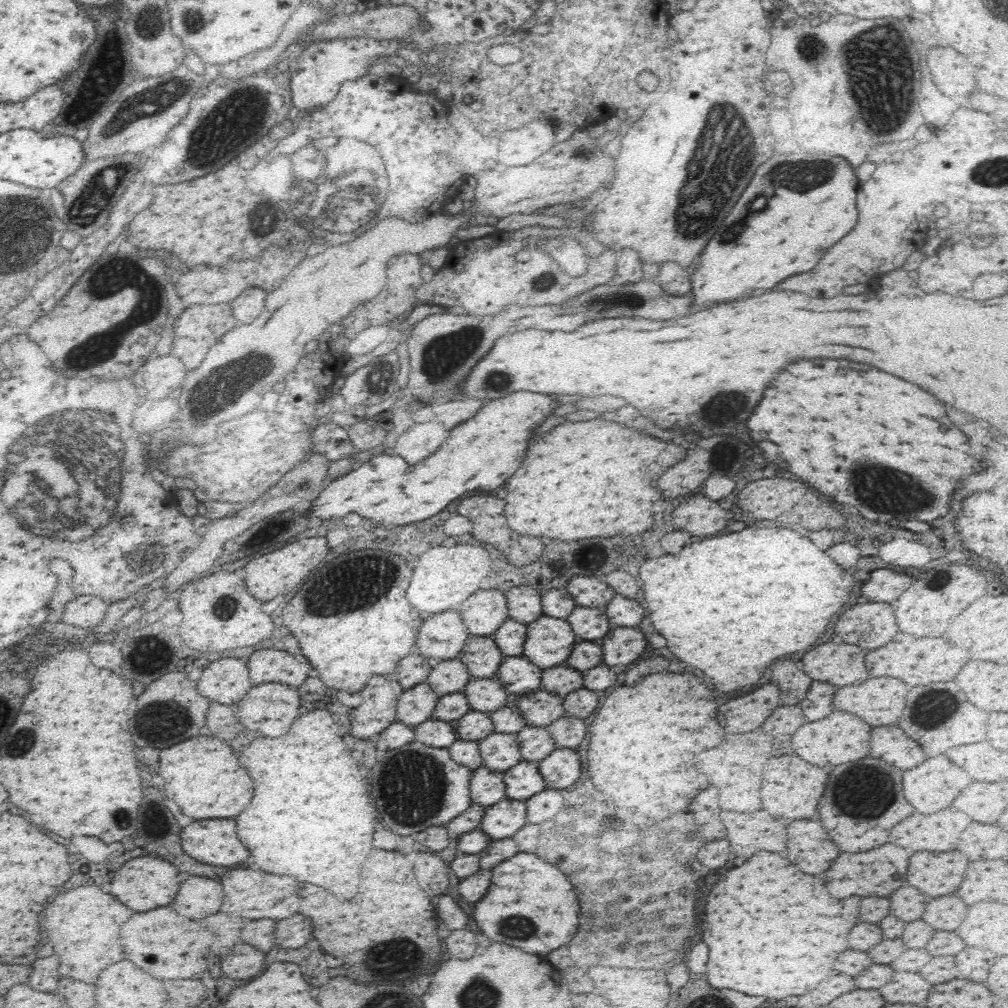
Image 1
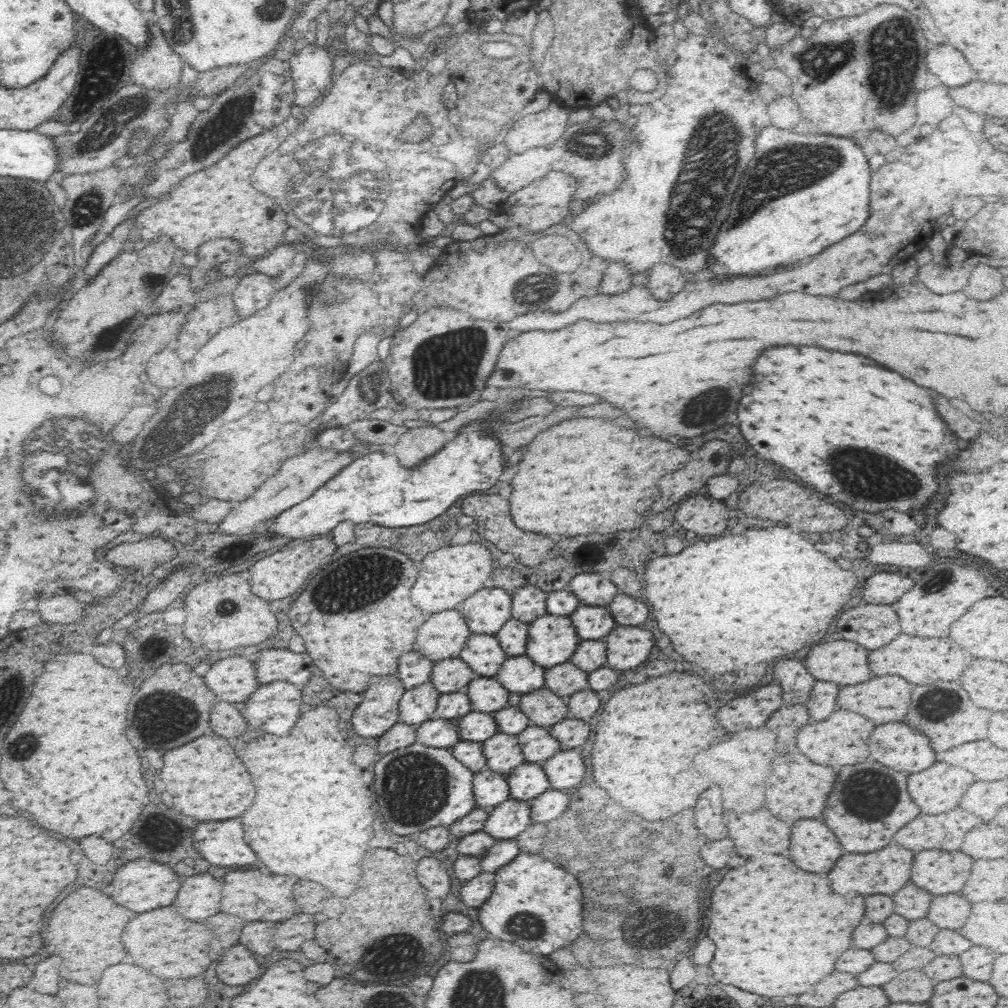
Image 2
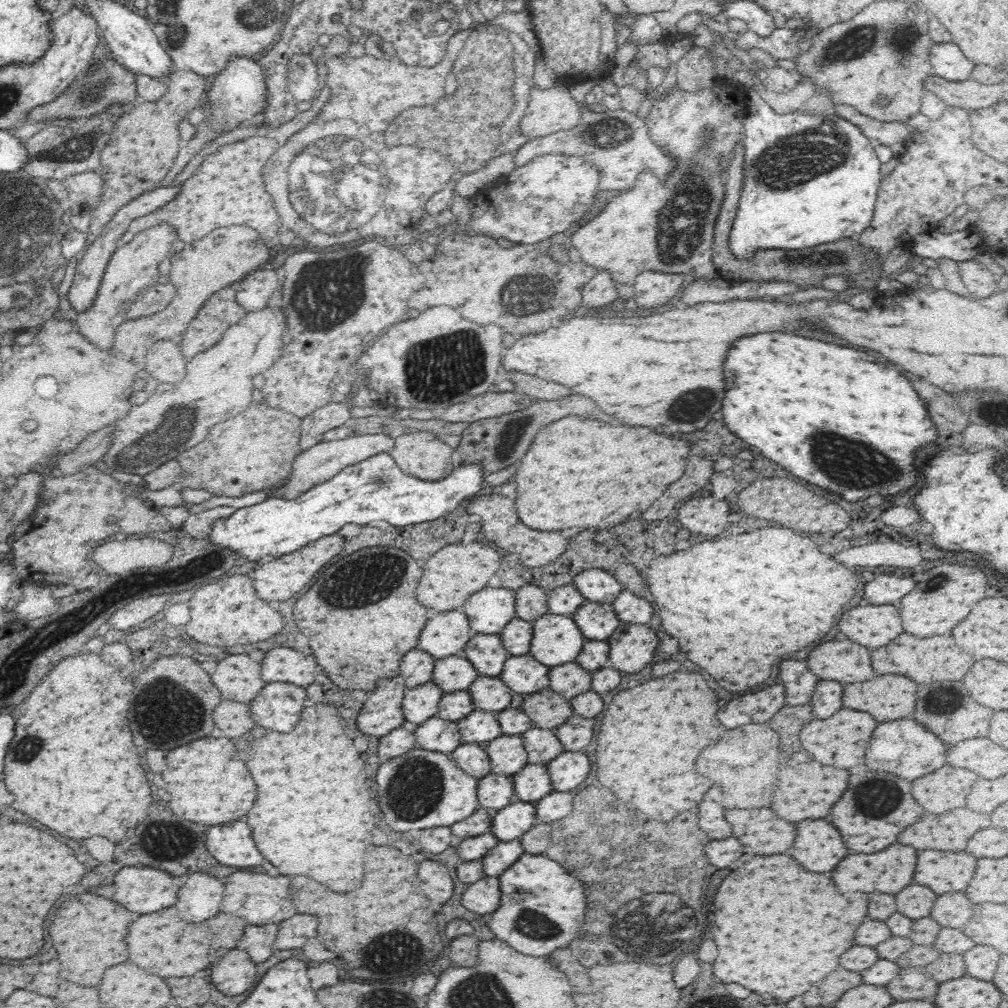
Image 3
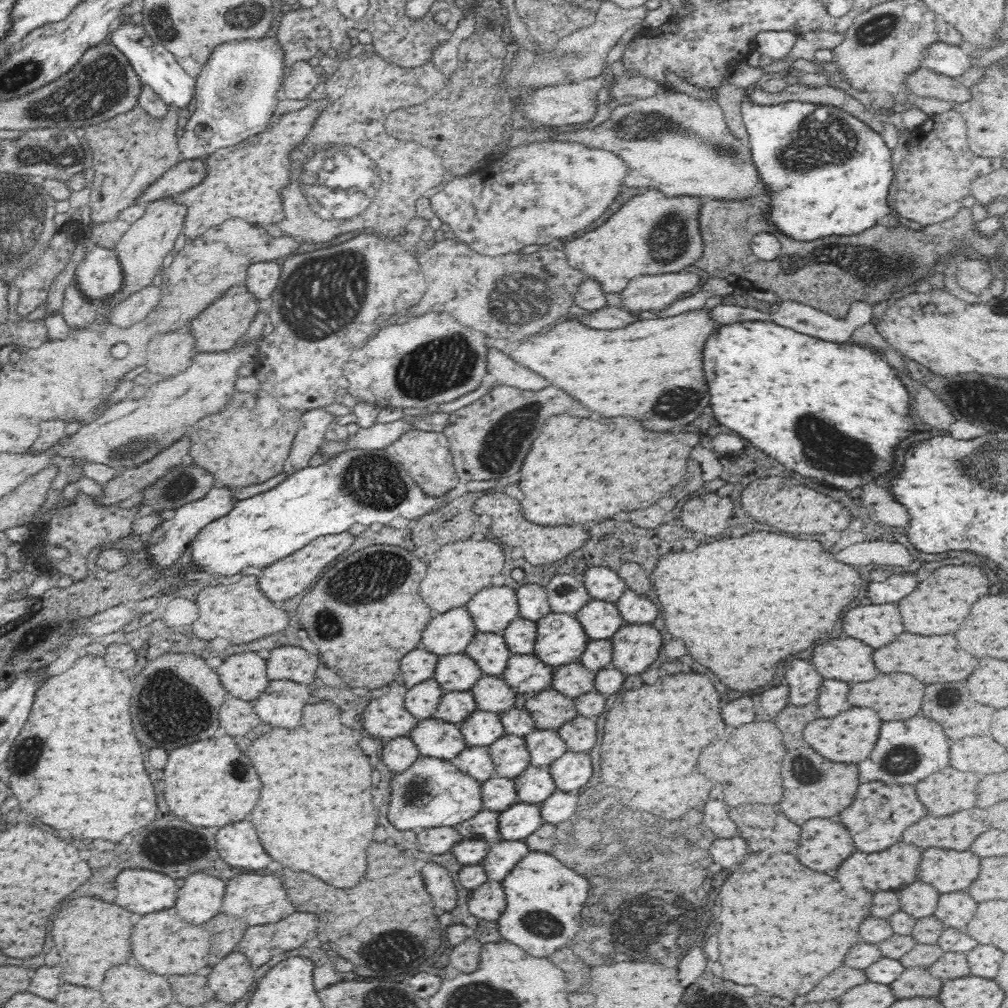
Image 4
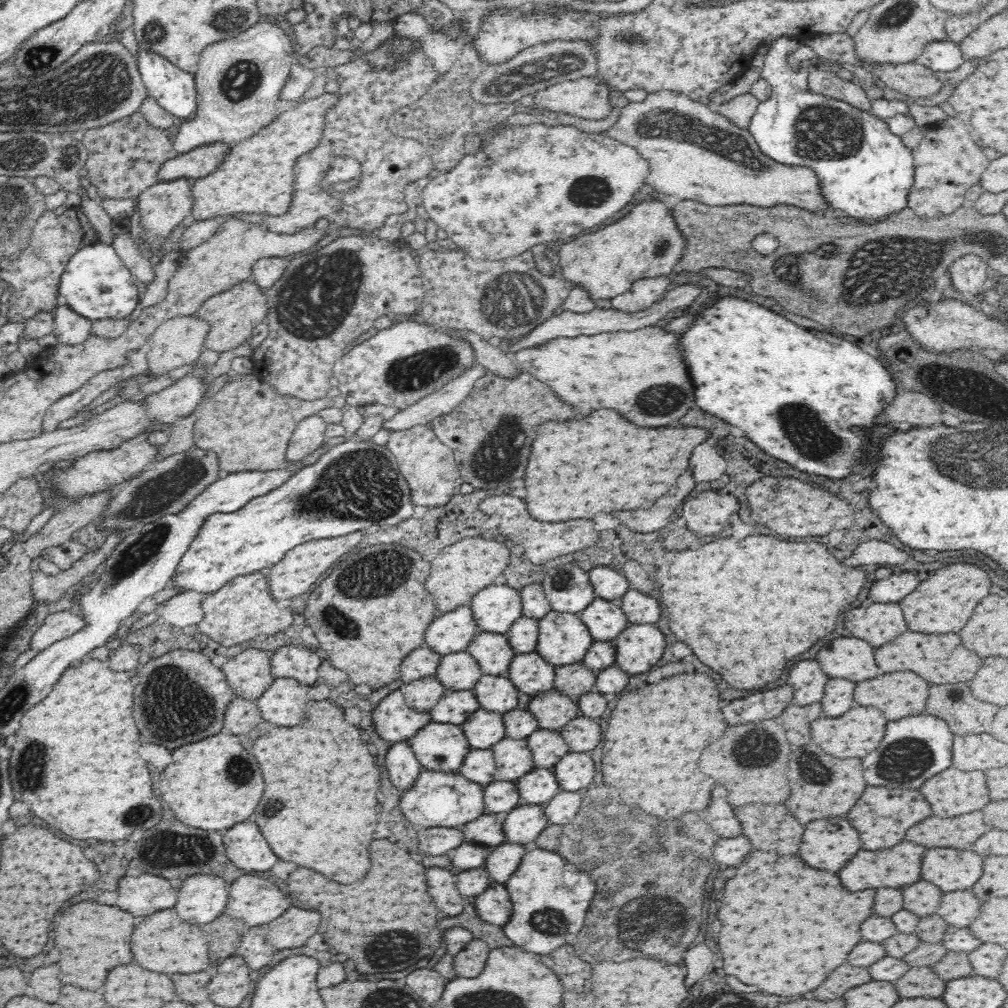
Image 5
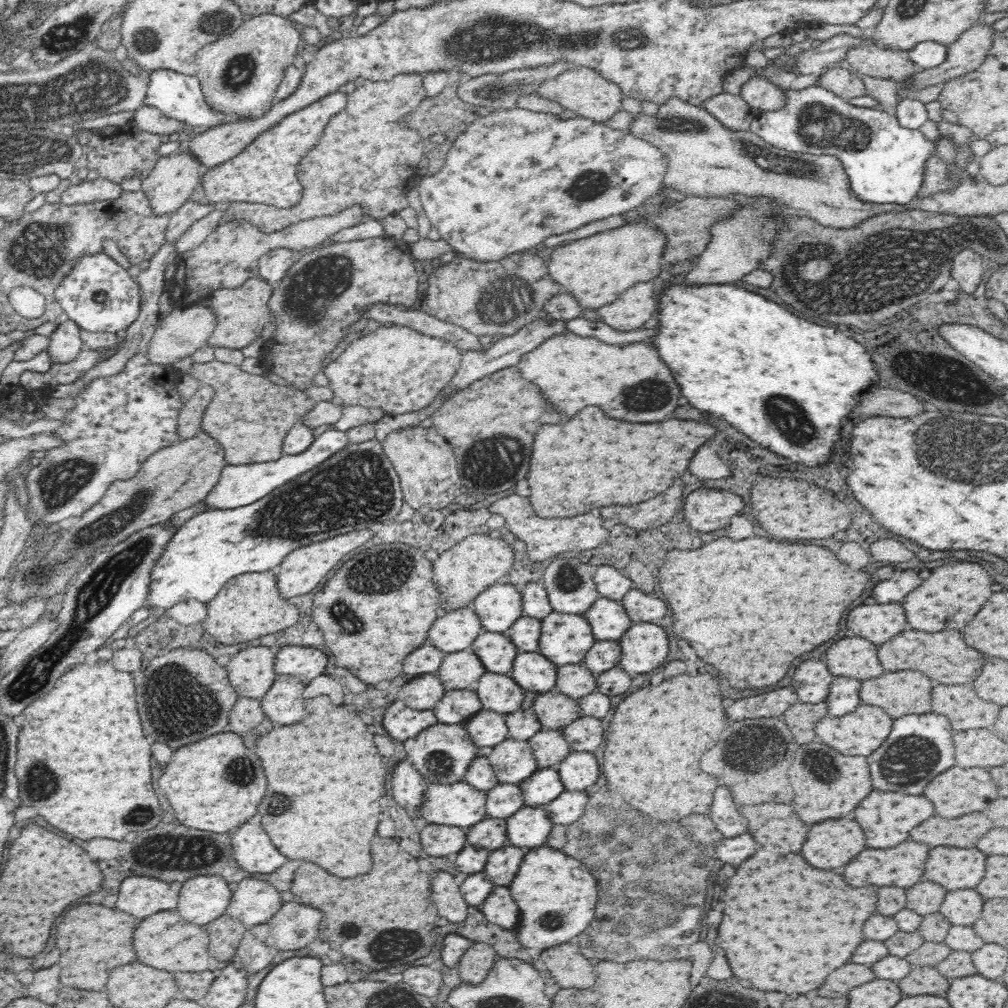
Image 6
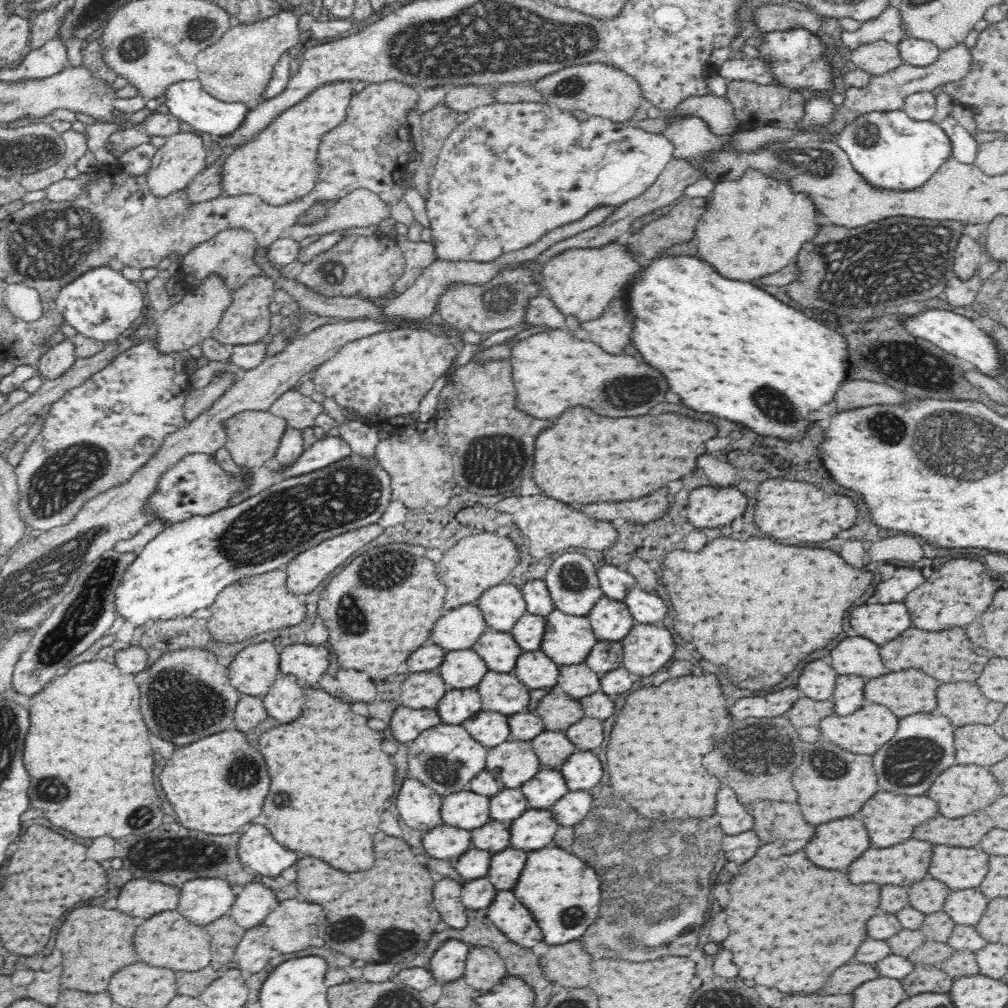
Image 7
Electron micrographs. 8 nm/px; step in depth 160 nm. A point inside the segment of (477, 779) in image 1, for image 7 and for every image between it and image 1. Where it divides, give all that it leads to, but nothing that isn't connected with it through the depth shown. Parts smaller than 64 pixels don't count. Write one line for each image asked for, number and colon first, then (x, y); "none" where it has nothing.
2: (490, 788)
3: (495, 791)
4: (499, 793)
5: (499, 796)
6: (503, 800)
7: (509, 803)

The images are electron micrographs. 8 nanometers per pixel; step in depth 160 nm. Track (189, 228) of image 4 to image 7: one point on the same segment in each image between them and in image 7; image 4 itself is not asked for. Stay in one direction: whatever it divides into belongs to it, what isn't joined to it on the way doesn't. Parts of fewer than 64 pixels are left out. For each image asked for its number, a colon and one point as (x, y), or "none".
5: (257, 175)
6: (264, 173)
7: (279, 165)

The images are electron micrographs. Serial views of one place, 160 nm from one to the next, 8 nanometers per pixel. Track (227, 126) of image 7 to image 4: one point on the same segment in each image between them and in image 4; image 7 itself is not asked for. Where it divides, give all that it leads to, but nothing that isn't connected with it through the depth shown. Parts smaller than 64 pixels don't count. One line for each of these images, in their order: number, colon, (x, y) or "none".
4: (156, 67)
5: (175, 90)
6: (178, 96)

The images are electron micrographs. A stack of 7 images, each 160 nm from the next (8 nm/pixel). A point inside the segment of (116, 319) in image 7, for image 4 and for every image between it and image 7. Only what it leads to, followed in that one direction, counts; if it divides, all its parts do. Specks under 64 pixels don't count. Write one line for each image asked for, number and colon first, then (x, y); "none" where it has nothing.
4: (98, 276)
5: (96, 283)
6: (99, 294)

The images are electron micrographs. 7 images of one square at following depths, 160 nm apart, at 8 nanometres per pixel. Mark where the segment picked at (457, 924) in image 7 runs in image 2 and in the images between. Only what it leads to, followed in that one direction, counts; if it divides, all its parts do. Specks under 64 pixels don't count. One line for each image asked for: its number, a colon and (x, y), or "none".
2: (434, 877)
3: (434, 878)
4: (440, 886)
5: (441, 886)
6: (451, 904)

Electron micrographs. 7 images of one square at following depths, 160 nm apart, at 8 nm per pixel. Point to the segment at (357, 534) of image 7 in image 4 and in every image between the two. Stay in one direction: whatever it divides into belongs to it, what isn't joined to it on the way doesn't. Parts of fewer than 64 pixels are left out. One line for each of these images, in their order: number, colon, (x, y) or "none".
4: (282, 580)
5: (306, 563)
6: (301, 571)

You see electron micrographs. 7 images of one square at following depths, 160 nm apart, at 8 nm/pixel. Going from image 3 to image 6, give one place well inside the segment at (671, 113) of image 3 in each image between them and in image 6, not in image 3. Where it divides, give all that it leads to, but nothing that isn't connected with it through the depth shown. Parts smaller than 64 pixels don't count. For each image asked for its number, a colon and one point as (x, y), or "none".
4: (651, 234)
5: (646, 242)
6: (597, 269)

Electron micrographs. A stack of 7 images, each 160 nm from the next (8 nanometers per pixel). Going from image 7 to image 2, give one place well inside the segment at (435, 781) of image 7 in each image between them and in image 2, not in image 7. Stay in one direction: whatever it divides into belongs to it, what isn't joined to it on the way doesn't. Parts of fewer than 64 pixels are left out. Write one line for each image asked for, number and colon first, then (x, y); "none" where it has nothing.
2: (439, 733)
3: (439, 735)
4: (434, 737)
5: (437, 746)
6: (442, 753)

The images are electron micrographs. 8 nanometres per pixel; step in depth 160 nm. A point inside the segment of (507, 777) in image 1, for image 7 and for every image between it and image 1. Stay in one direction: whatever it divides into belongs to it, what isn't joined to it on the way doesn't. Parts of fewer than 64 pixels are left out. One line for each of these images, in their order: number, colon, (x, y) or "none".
2: (528, 780)
3: (530, 783)
4: (535, 784)
5: (538, 786)
6: (539, 789)
7: (546, 787)

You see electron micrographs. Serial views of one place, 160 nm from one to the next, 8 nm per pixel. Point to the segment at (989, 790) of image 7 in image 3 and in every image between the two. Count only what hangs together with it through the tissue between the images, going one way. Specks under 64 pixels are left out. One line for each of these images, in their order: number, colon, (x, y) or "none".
3: (947, 788)
4: (947, 791)
5: (953, 792)
6: (956, 792)

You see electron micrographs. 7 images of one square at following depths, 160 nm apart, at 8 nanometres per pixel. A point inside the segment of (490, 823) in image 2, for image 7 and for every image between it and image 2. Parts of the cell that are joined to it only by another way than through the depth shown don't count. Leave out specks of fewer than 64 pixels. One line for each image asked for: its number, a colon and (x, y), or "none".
3: (518, 817)
4: (520, 820)
5: (523, 824)
6: (530, 826)
7: (533, 830)

